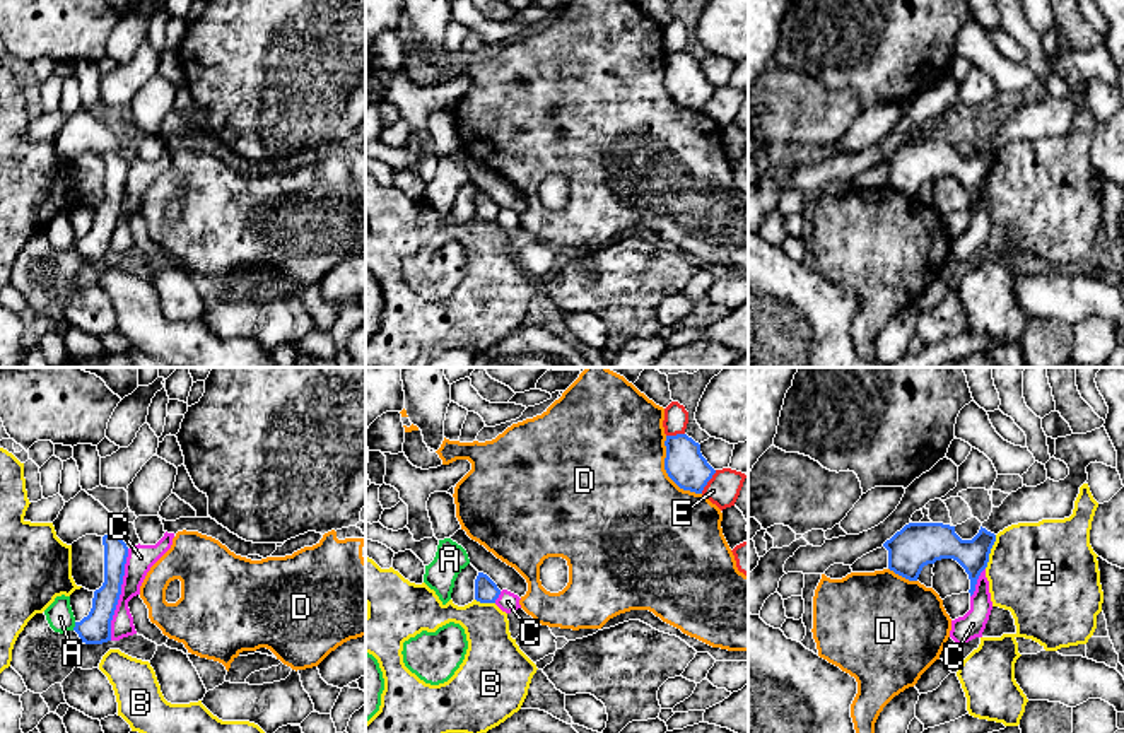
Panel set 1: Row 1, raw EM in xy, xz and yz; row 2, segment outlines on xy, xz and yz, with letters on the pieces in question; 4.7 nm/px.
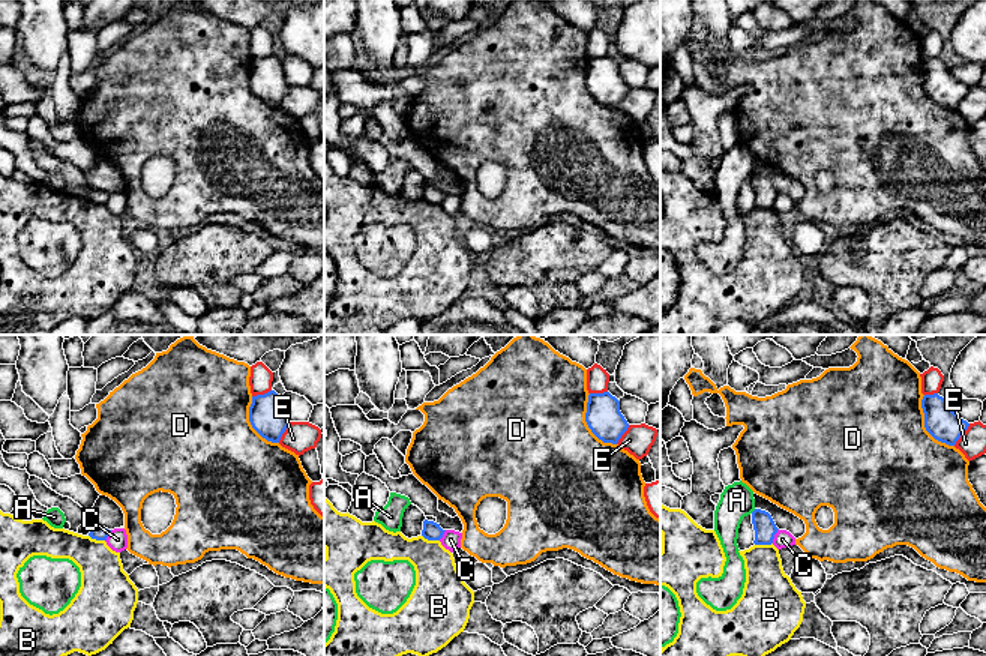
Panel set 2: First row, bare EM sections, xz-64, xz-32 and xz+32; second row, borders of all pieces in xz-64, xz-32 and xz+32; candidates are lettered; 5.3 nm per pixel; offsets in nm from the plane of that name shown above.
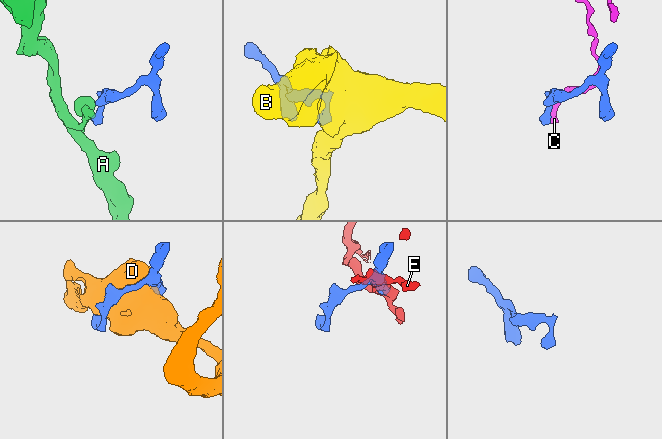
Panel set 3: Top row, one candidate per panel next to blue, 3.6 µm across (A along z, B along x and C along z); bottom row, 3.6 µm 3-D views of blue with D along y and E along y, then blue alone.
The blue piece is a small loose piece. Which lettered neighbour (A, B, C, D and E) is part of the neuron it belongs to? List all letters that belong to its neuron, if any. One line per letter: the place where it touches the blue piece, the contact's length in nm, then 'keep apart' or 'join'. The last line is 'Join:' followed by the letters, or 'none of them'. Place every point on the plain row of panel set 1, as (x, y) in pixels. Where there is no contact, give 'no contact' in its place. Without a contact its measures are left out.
A: xy (76, 243) | 40 nm | keep apart
B: yz (989, 170) | 170 nm | keep apart
C: xy (120, 211) | 440 nm | keep apart
D: xz (667, 89) | 320 nm | keep apart
E: xz (708, 98) | 130 nm | keep apart
Join: none of them

